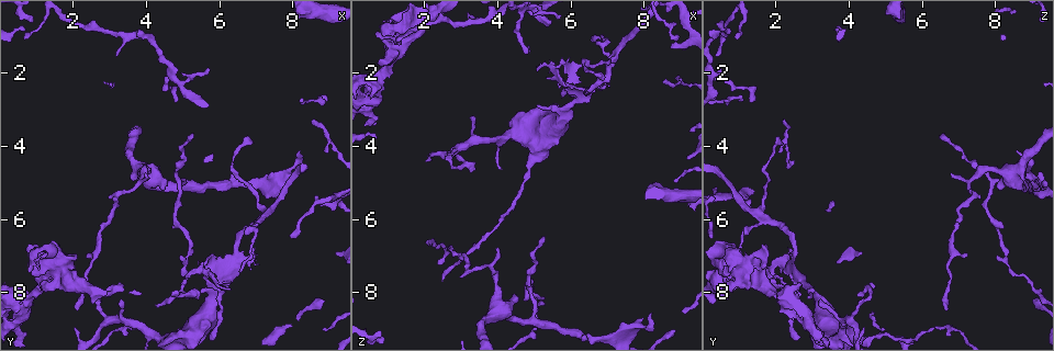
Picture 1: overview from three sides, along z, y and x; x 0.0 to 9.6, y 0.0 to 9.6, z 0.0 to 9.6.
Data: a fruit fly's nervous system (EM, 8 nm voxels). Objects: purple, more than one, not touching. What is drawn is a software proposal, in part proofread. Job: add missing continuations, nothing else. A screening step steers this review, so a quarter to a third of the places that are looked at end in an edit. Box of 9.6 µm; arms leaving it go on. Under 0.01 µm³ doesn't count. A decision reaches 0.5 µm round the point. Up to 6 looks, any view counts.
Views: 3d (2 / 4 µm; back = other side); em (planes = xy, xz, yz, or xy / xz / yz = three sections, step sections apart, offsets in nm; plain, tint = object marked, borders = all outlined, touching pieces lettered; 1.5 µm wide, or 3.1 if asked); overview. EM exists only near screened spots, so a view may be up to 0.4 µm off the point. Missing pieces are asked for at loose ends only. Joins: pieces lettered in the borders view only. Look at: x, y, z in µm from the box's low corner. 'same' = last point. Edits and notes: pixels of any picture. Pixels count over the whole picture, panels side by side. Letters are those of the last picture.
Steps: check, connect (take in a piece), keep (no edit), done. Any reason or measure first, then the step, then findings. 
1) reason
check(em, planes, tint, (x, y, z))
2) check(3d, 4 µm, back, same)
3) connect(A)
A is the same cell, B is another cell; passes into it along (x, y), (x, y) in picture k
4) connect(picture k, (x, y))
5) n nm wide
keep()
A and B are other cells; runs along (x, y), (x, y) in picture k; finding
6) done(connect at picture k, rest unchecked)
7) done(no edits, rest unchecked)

long arm stops here
check(em, xz, step 8, borders, (6.85, 3.90, 2.20))

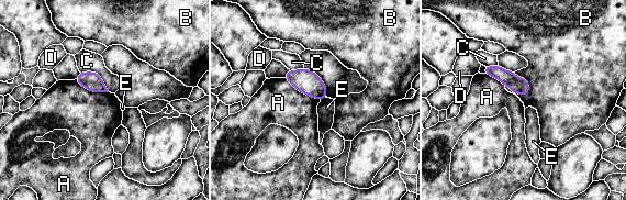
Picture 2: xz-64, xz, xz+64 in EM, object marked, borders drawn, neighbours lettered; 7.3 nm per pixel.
another direction
check(em, planes, borders, same)

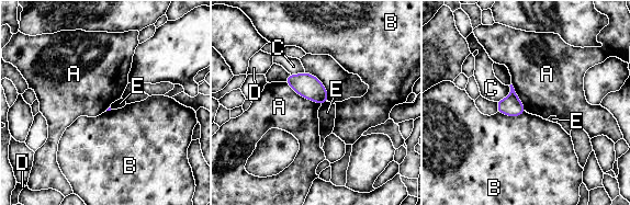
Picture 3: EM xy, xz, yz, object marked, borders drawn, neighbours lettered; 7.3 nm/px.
keep()
A, B, C, D and E are other cells; border along (284, 82), (300, 95), (321, 105) in picture 3; none of them fits

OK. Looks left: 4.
branch stops here
check(em, planes, tint, (4.00, 4.75, 6.85))

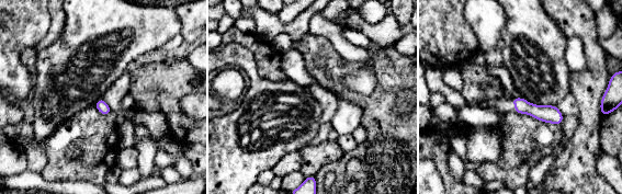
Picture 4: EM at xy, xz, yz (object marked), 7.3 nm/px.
what lies round it
check(em, planes, borders, same)

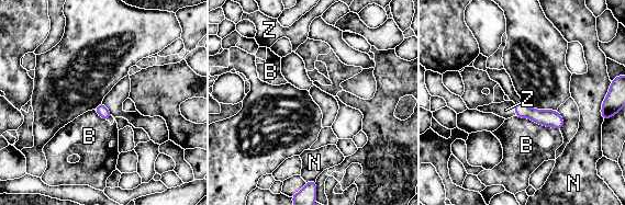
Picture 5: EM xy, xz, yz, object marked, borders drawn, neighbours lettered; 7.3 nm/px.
connect(Z)
Z is the same cell, B and N are other cells; it goes on there

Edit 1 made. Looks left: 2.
done(connect at picture 5, rest unchecked)

